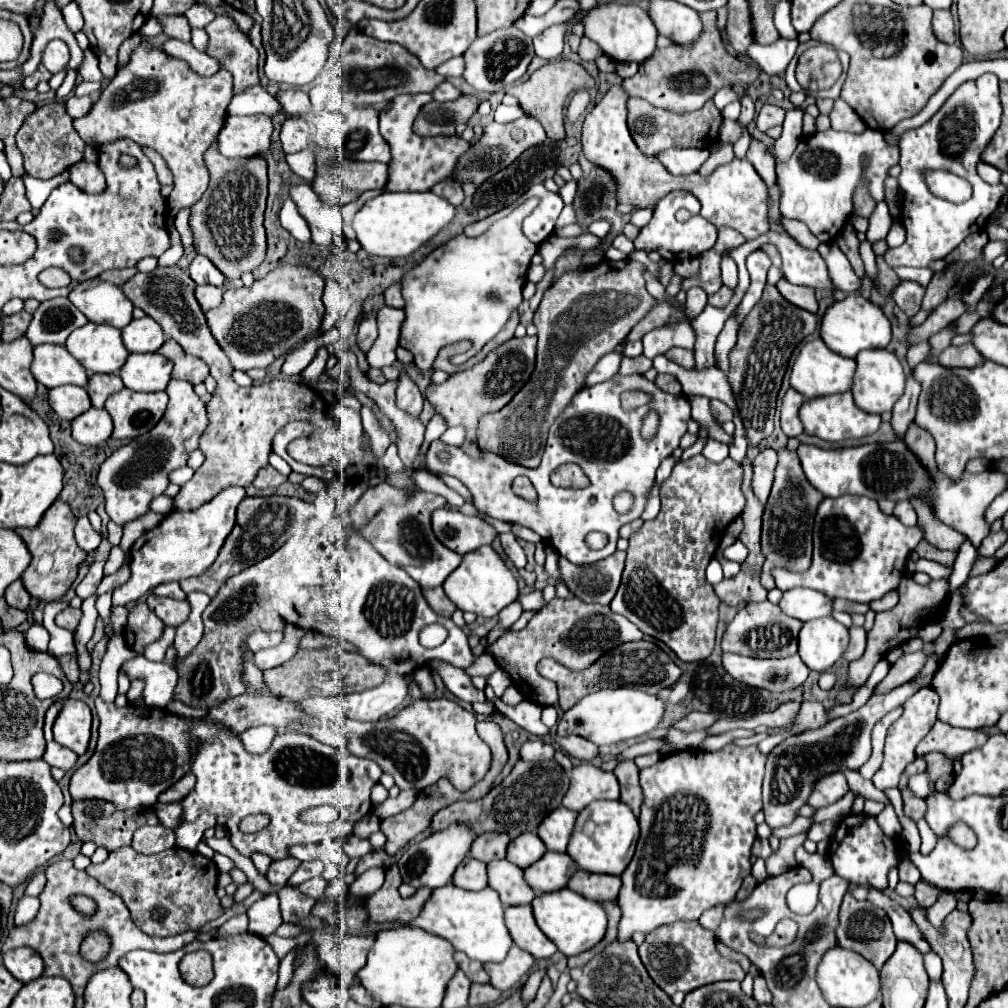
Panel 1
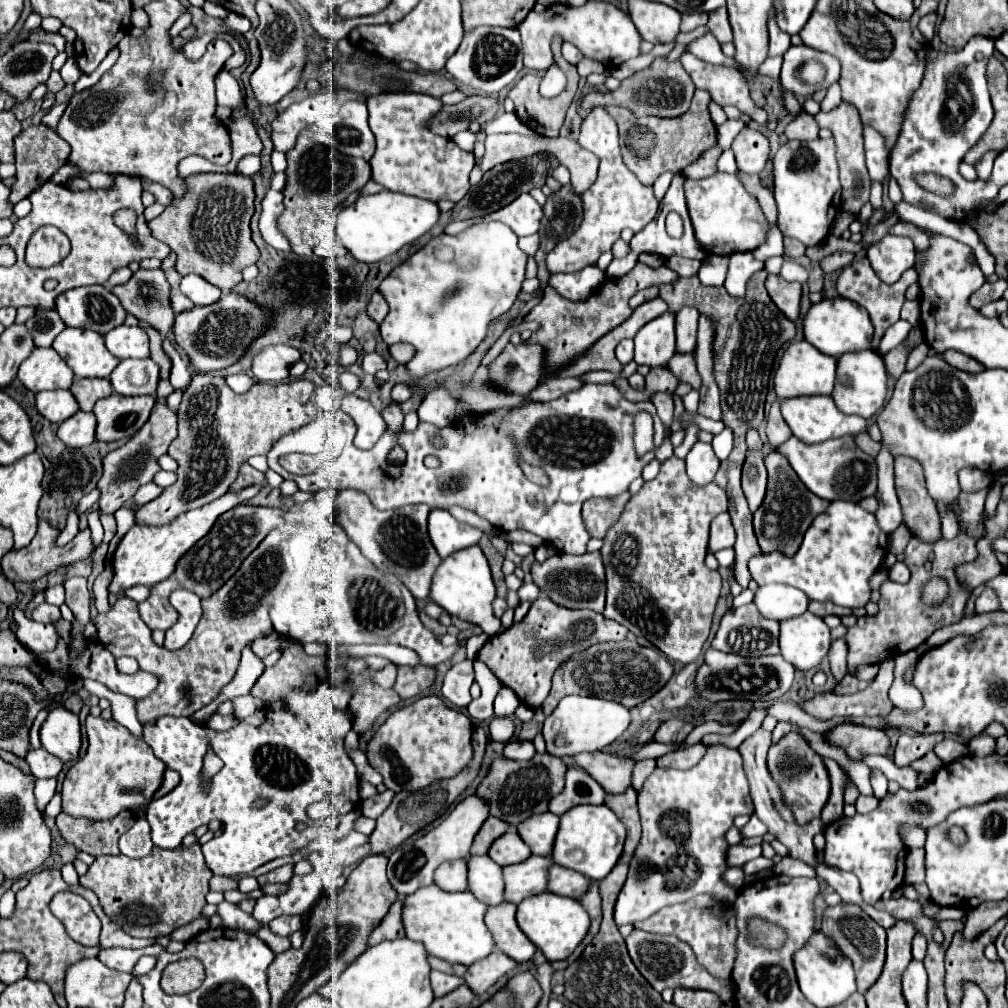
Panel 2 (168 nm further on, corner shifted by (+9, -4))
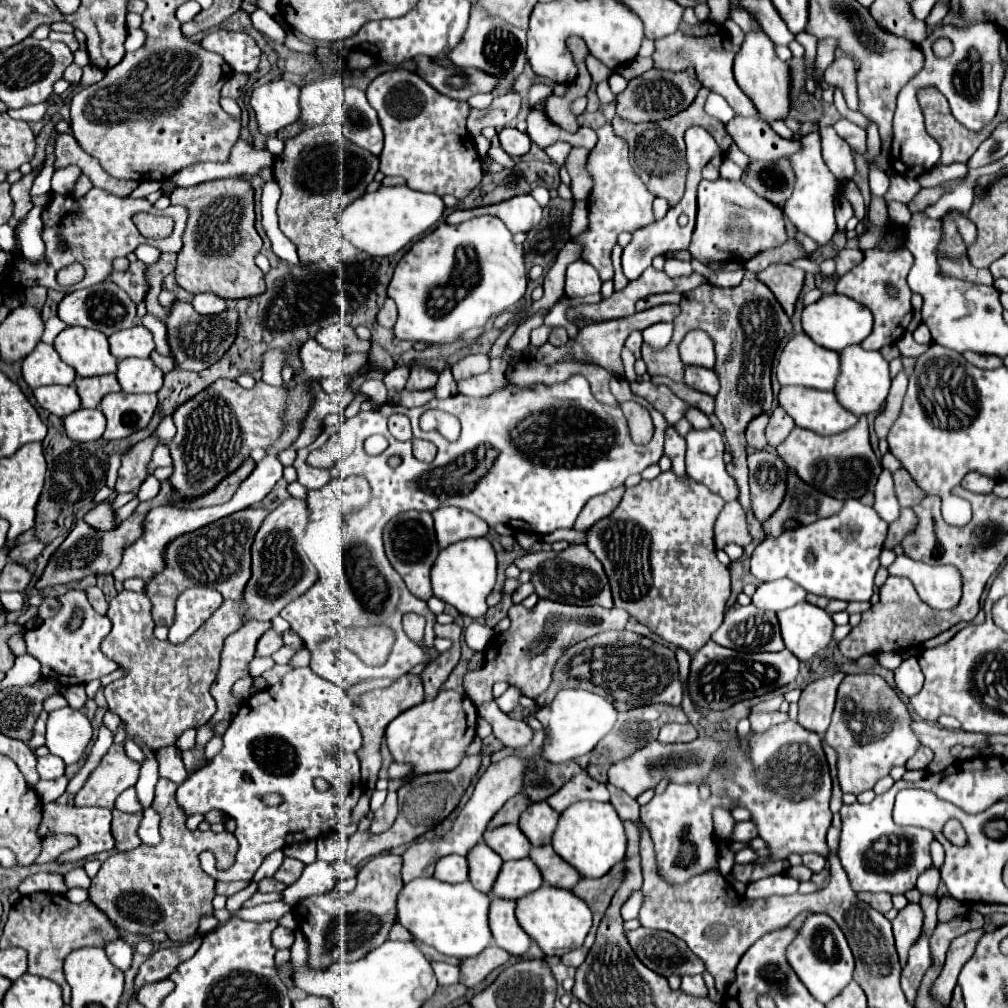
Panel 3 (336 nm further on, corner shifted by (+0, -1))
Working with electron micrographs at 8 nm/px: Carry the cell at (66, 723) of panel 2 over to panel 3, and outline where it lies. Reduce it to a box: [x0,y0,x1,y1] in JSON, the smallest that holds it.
[46,707,92,765]

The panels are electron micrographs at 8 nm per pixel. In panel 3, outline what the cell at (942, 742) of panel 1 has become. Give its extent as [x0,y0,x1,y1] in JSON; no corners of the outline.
[906,747,934,769]

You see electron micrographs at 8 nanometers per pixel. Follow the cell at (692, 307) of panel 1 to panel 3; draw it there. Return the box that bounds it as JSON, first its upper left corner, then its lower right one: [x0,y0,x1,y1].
[680,331,714,369]

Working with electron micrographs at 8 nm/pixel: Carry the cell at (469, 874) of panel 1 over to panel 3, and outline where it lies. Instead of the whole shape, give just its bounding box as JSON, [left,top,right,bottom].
[434,855,468,883]

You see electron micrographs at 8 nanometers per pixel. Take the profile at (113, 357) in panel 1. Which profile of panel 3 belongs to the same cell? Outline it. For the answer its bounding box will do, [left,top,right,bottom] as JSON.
[54,327,118,377]

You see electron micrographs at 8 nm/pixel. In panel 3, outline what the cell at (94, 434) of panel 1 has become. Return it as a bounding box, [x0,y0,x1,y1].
[64,409,106,441]

